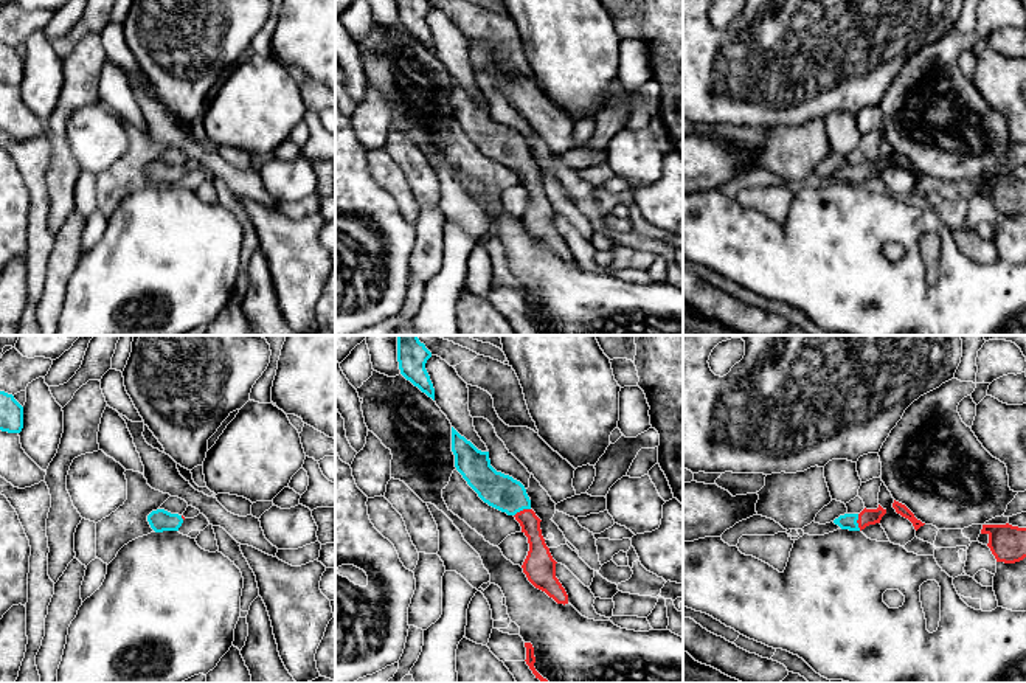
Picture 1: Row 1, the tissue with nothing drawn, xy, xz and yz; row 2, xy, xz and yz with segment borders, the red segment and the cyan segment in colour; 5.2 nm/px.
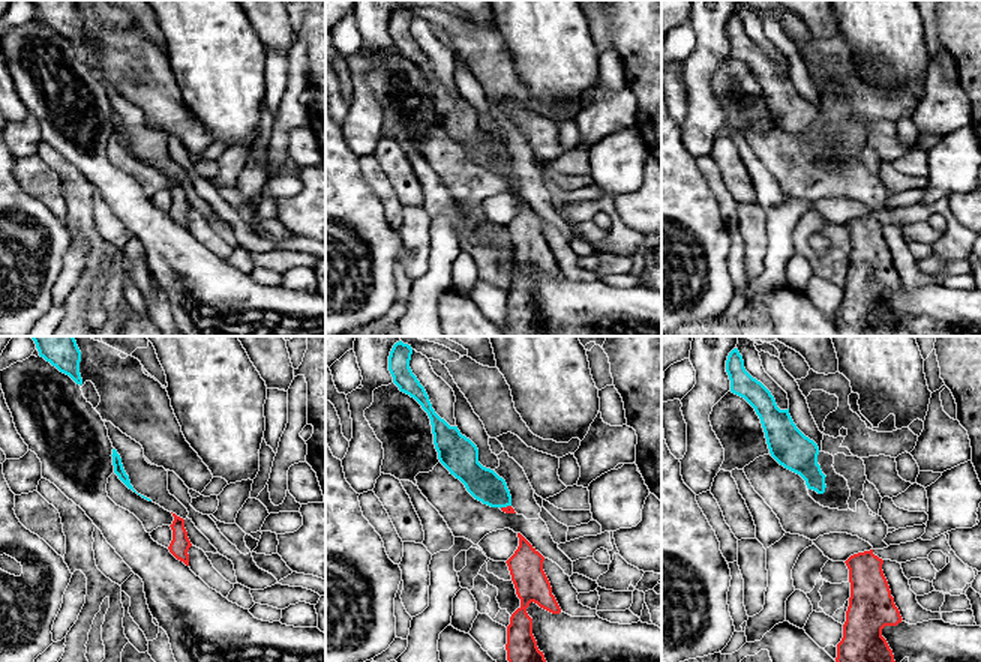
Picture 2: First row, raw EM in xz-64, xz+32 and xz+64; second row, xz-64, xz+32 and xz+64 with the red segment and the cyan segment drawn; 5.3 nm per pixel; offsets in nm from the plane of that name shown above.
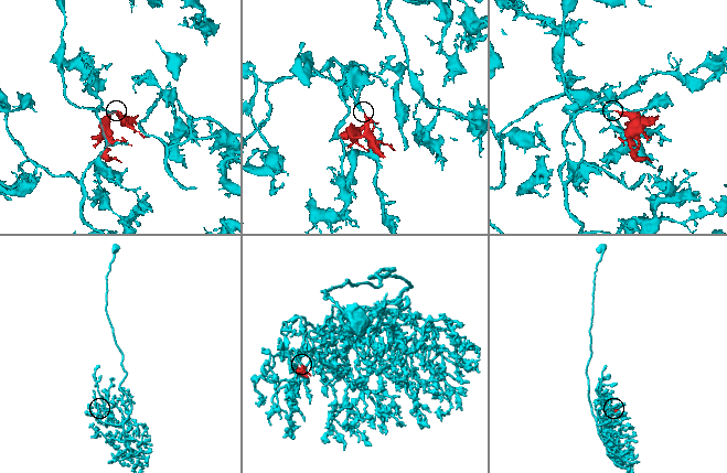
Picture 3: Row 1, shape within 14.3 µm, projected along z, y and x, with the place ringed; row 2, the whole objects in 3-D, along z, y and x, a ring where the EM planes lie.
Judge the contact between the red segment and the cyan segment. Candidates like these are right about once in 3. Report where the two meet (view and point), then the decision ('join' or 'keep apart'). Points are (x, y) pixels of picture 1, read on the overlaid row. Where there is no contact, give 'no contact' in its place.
contact xz (523, 509); join

